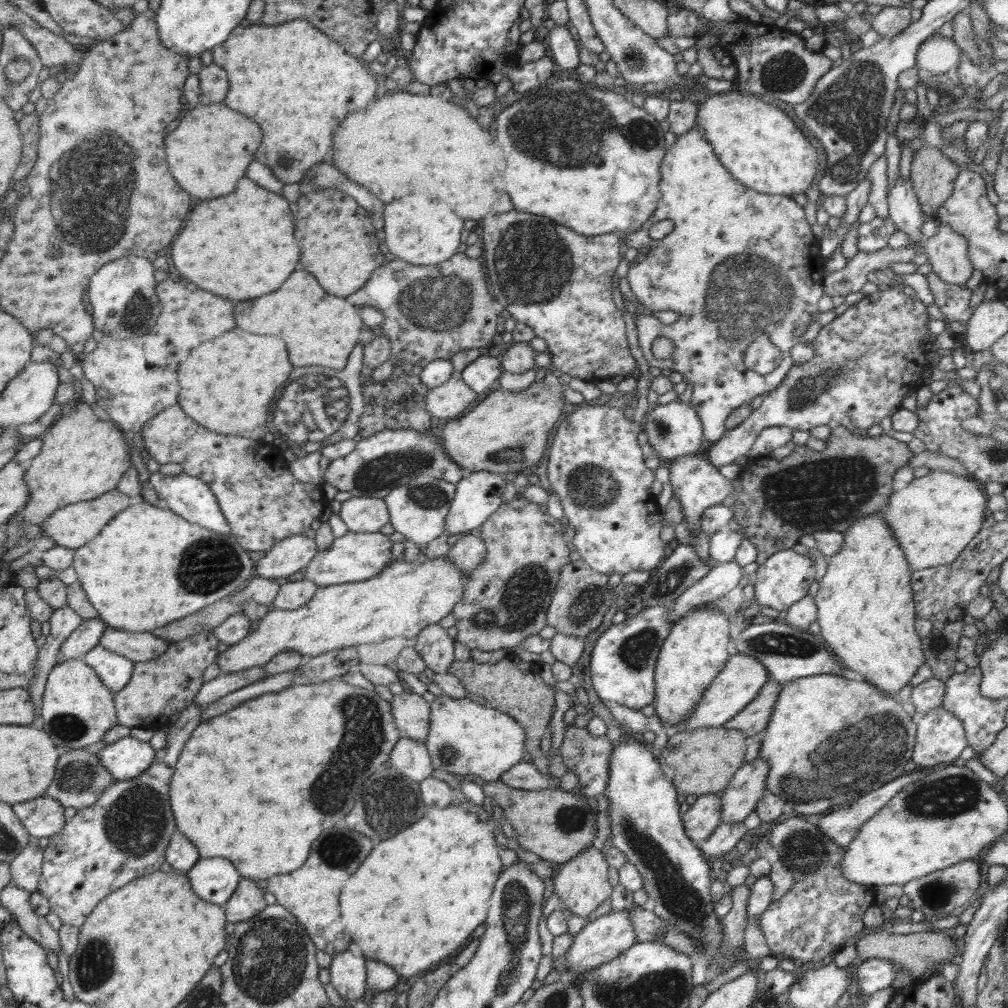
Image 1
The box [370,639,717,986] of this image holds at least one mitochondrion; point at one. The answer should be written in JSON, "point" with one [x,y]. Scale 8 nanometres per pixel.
{"point":[681,902]}

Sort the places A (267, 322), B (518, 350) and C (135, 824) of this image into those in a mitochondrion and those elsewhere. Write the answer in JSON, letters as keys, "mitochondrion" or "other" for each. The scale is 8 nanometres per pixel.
{"A":"other","B":"other","C":"mitochondrion"}

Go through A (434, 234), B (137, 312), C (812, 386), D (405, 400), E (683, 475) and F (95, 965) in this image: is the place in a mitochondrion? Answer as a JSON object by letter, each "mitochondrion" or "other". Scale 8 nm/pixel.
{"A":"other","B":"mitochondrion","C":"mitochondrion","D":"other","E":"other","F":"mitochondrion"}

